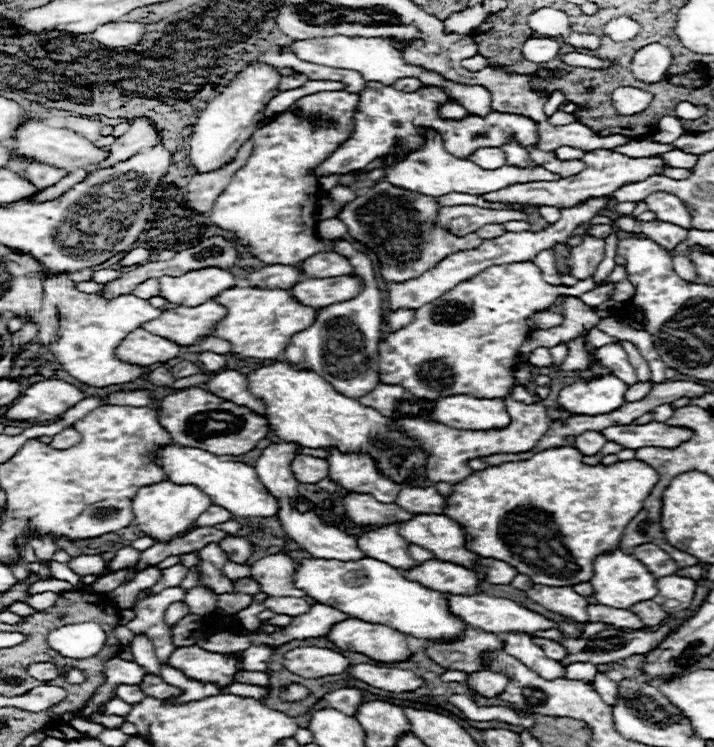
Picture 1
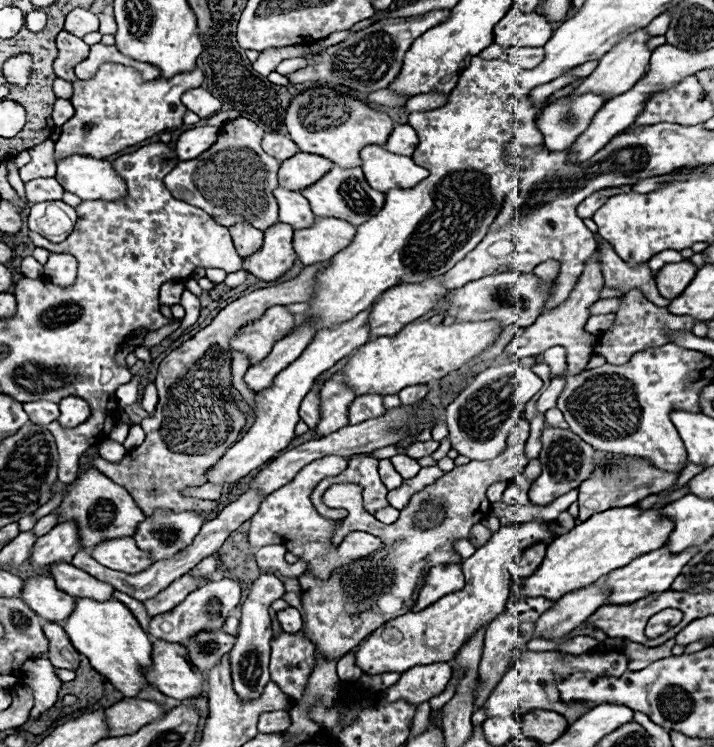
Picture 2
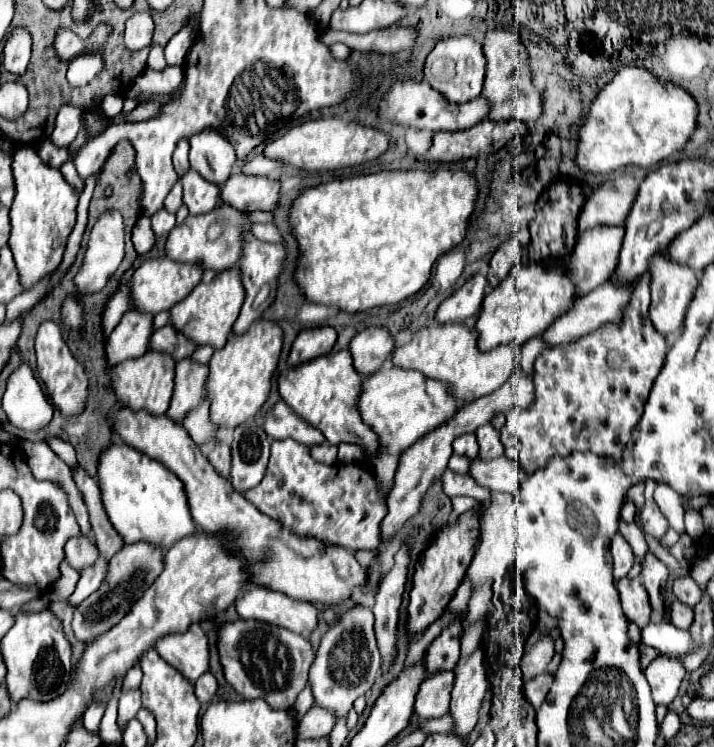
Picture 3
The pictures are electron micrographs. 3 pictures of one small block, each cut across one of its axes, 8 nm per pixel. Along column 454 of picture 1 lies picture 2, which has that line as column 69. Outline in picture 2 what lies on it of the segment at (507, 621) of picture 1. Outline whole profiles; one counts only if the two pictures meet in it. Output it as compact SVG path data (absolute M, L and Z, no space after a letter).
M44 576L24 580L22 600L38 616L42 616L42 618L46 618L50 622L66 620L72 614L74 606L76 606L76 598L72 598L70 594L58 590L54 580L44 578Z

